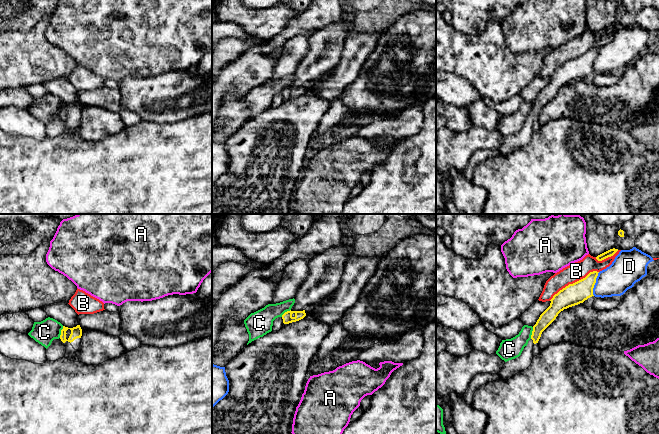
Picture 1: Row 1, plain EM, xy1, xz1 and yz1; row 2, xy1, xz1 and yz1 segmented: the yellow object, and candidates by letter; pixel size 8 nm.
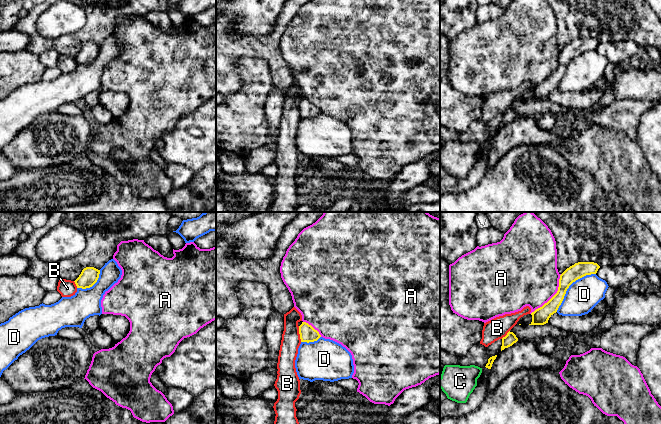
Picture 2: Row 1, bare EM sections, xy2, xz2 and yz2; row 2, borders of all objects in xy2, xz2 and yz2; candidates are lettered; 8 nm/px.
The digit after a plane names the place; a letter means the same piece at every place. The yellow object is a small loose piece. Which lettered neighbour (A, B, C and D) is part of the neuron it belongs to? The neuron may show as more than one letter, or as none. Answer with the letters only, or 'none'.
none

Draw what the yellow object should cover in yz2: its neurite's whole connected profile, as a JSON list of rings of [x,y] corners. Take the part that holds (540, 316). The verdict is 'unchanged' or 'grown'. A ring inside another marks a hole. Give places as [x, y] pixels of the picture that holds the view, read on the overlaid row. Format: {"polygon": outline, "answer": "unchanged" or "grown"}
{"polygon": [[[578,262],[567,268],[559,279],[557,293],[542,307],[531,313],[532,322],[529,325],[544,325],[557,312],[569,286],[576,280],[591,274],[596,274],[600,266],[594,262]]], "answer": "unchanged"}

